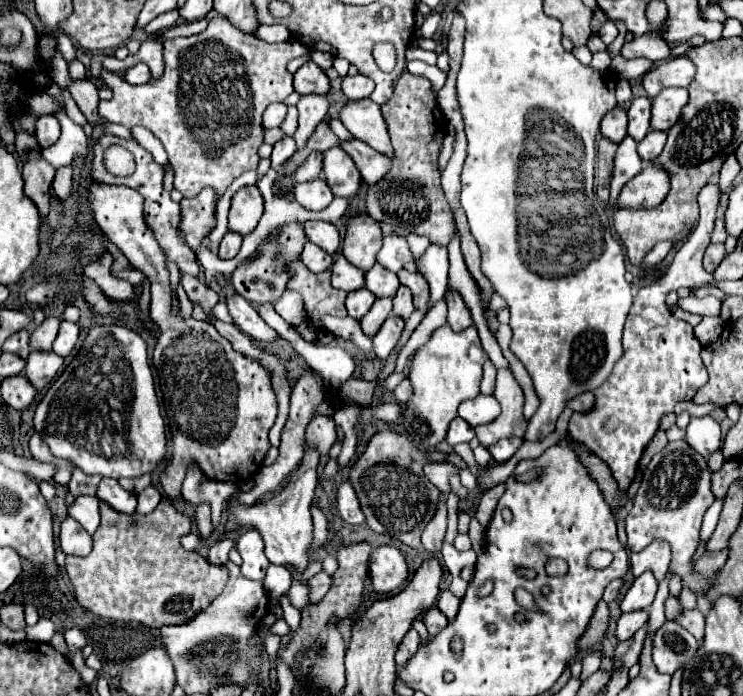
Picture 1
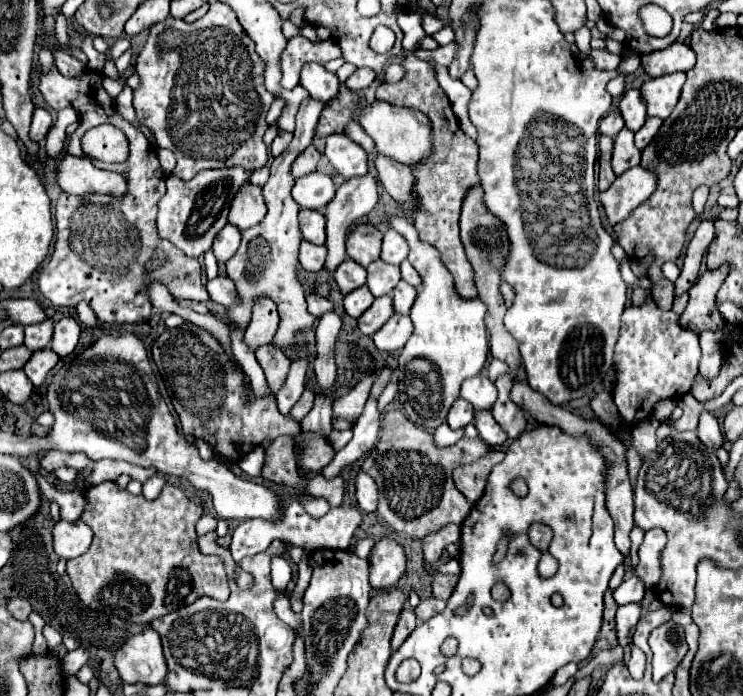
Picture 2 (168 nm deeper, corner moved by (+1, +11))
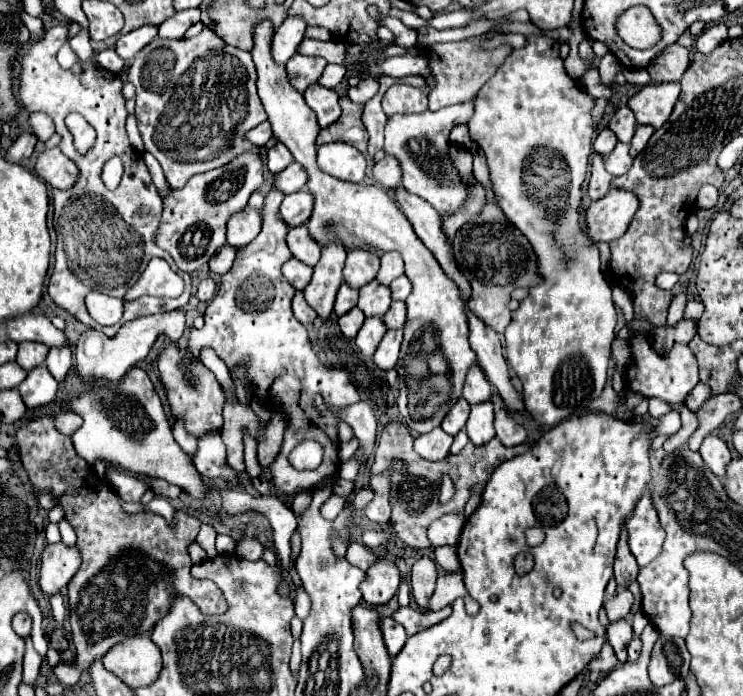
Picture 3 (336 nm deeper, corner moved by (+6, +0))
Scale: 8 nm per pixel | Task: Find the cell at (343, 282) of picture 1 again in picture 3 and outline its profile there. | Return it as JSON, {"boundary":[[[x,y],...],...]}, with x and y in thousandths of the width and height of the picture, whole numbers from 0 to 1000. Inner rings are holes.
{"boundary":[[[462,407],[456,412],[456,421],[454,421],[454,430],[451,430],[451,450],[454,453],[462,453],[467,444],[475,444],[480,438],[480,430],[483,430],[483,415],[475,415],[475,412],[467,412],[467,407]]]}

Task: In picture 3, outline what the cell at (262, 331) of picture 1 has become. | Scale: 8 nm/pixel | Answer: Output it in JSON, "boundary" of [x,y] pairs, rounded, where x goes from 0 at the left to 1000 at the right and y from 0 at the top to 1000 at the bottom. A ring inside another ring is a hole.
{"boundary":[[[279,398],[279,401],[273,401],[273,404],[268,407],[265,427],[268,427],[271,435],[279,435],[279,432],[284,432],[284,430],[289,427],[289,407],[287,407],[287,401]]]}

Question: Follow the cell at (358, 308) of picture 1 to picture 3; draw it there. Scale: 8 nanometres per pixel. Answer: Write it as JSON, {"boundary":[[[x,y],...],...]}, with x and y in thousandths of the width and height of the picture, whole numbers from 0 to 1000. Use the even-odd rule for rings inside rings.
{"boundary":[[[475,441],[472,447],[467,447],[464,453],[456,455],[459,478],[462,478],[464,484],[478,484],[480,476],[486,473],[486,467],[489,467],[489,458],[491,458],[489,447],[483,447],[483,441]]]}

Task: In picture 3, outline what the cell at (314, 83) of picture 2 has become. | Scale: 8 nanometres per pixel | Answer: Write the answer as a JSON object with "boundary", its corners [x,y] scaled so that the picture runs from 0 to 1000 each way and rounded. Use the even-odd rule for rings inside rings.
{"boundary":[[[421,119],[413,125],[408,139],[410,139],[410,148],[424,159],[432,182],[440,182],[456,171],[456,165],[459,165],[456,136],[448,128],[440,128],[440,125],[432,125],[429,119]]]}

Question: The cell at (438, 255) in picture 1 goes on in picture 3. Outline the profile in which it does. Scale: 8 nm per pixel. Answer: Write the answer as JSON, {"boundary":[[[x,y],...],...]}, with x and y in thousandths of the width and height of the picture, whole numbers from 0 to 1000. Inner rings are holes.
{"boundary":[[[521,361],[513,366],[513,386],[507,392],[507,404],[524,409],[532,398],[542,392],[542,372],[532,361]]]}

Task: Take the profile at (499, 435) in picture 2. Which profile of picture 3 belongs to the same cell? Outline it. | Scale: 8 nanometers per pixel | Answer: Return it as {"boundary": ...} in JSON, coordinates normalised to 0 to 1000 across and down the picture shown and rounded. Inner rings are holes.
{"boundary":[[[647,579],[645,585],[634,585],[634,596],[629,602],[629,625],[639,642],[658,636],[666,628],[664,616],[664,579]]]}

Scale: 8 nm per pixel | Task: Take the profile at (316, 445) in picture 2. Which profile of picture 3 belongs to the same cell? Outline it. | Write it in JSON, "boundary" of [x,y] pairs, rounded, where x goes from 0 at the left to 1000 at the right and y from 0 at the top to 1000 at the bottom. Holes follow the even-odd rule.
{"boundary":[[[365,269],[354,292],[354,329],[332,352],[319,361],[314,384],[297,398],[297,412],[289,430],[276,444],[276,467],[271,476],[257,476],[254,504],[260,513],[268,513],[271,499],[284,499],[289,507],[303,516],[306,527],[322,522],[335,522],[335,547],[341,568],[370,579],[378,573],[381,593],[386,596],[386,616],[381,645],[365,668],[367,691],[373,711],[394,714],[402,705],[420,705],[429,688],[448,685],[456,677],[456,631],[454,631],[454,602],[443,593],[432,593],[421,585],[424,565],[432,565],[440,582],[464,585],[483,576],[483,565],[470,547],[464,533],[440,530],[429,522],[427,510],[419,501],[413,473],[397,458],[392,447],[392,430],[397,412],[381,398],[378,384],[394,369],[386,355],[386,320],[376,315],[376,295],[381,277]],[[421,631],[435,642],[435,665],[424,677],[400,677],[389,665],[389,651],[408,634]]]}

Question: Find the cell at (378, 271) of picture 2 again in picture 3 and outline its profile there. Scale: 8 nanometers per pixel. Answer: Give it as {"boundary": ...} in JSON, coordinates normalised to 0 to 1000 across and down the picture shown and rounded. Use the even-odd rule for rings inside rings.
{"boundary":[[[502,401],[491,412],[486,412],[483,421],[486,424],[483,424],[480,441],[494,455],[499,455],[499,453],[510,453],[513,455],[524,444],[524,438],[526,438],[526,418],[524,418],[524,412],[510,407],[507,401]]]}

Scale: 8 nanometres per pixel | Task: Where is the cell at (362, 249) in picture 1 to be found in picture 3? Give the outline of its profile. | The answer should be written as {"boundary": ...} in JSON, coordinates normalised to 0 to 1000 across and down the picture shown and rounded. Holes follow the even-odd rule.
{"boundary":[[[470,358],[467,361],[462,395],[472,412],[486,415],[494,404],[507,398],[507,389],[510,389],[507,364],[494,361],[494,358]]]}

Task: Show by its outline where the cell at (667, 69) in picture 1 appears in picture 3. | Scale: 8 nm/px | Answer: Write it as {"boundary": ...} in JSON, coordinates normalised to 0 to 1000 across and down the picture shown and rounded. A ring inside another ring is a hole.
{"boundary":[[[908,62],[898,68],[890,79],[884,79],[871,96],[871,102],[879,119],[900,119],[900,116],[917,116],[925,96],[927,96],[927,73]]]}

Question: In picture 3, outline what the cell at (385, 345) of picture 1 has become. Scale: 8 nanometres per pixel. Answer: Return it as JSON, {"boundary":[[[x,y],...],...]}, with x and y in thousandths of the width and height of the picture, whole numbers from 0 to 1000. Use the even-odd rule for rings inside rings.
{"boundary":[[[521,476],[518,484],[513,487],[505,510],[502,510],[502,519],[510,530],[529,530],[532,522],[534,522],[534,513],[537,513],[537,499],[540,499],[540,490],[542,490],[542,478],[540,476]]]}

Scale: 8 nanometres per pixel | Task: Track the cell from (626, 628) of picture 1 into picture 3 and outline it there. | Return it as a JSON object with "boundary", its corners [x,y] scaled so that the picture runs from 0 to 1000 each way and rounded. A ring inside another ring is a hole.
{"boundary":[[[844,889],[820,895],[817,901],[817,921],[822,924],[822,930],[828,932],[828,941],[836,953],[844,950],[844,927],[852,918],[852,904],[849,895]]]}

